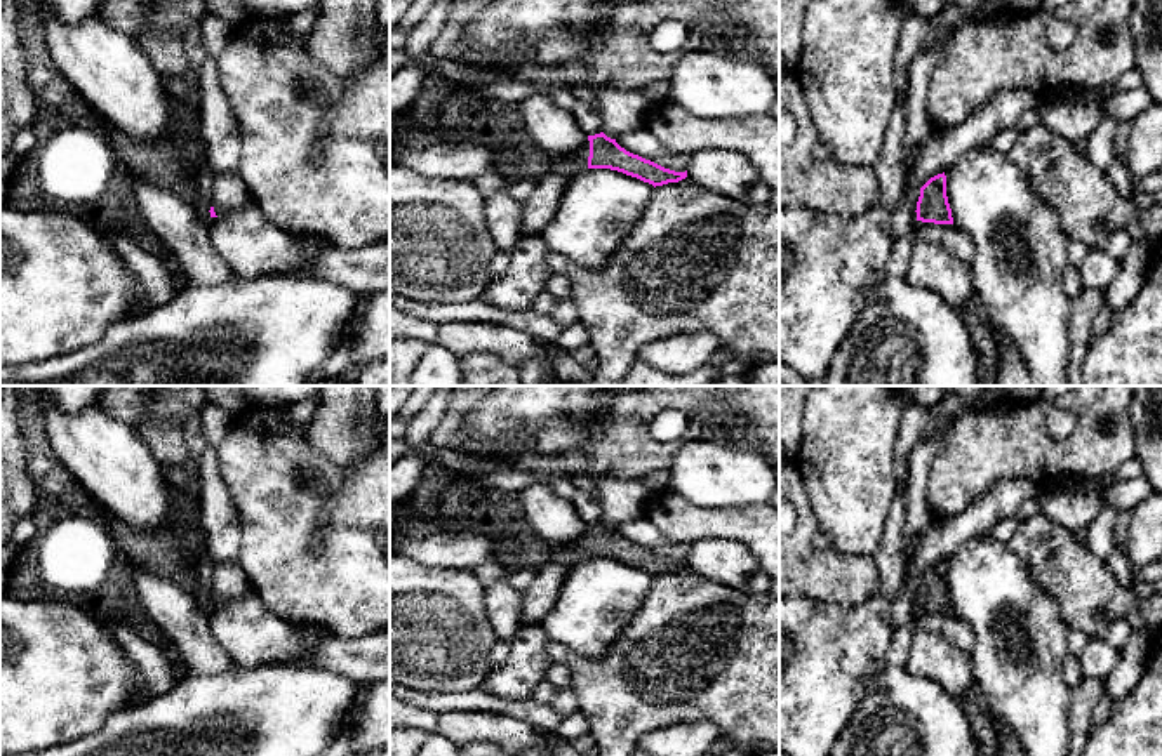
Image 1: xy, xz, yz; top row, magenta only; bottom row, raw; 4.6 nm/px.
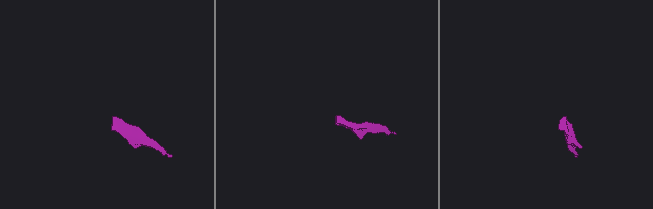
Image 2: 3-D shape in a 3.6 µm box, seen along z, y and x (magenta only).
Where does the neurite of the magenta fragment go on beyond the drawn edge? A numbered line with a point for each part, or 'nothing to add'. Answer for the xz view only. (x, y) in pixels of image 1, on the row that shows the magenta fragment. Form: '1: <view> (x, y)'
1: xz (576, 162)

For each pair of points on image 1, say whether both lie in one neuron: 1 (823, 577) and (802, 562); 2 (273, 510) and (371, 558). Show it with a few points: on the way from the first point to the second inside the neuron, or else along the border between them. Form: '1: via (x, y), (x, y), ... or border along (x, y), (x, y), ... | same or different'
1: via (818, 574), (808, 567) | same
2: via (298, 510), (326, 510), (350, 534) | same

